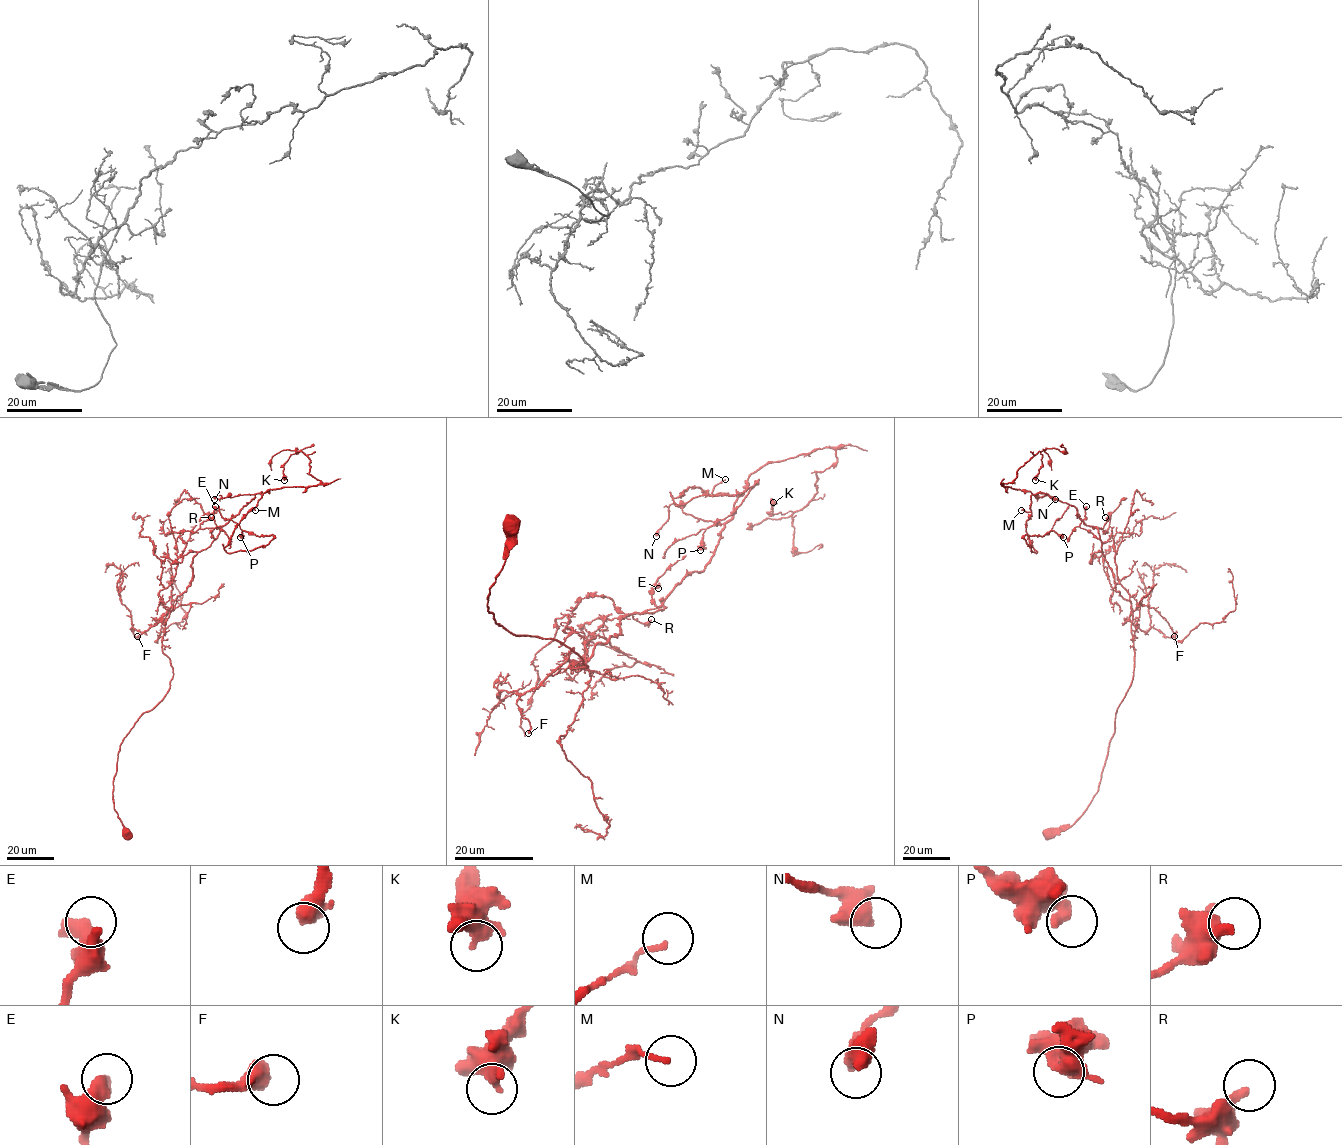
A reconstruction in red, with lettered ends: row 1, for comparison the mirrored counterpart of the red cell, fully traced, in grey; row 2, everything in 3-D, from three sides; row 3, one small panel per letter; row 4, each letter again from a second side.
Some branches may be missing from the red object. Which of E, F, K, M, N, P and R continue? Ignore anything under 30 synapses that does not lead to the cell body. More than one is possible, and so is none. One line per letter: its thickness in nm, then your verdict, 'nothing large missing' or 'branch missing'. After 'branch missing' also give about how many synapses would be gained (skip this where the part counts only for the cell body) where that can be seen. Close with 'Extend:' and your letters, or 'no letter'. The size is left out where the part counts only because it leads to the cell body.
E: calibre 550 nm; nothing large missing
F: calibre 550 nm; branch missing; 50 synapses
K: calibre 600 nm; nothing large missing
M: calibre 140 nm; nothing large missing
N: calibre 360 nm; nothing large missing
P: calibre 550 nm; nothing large missing
R: calibre 340 nm; nothing large missing
Extend: F

